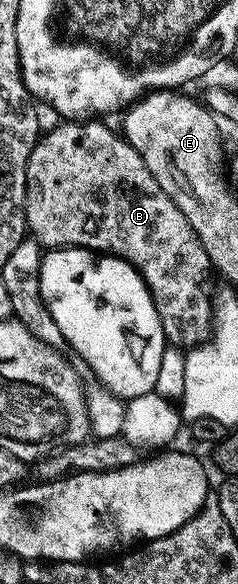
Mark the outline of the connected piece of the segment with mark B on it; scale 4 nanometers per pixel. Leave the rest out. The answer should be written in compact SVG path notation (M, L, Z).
M90 118L85 122L58 123L62 124L56 125L47 136L45 133L38 143L34 145L32 154L28 158L28 166L26 167L26 226L29 235L39 246L46 250L51 248L86 248L90 252L97 252L107 256L119 256L121 260L128 262L142 275L148 290L152 294L152 302L156 306L156 314L160 318L160 326L164 330L167 341L173 347L183 350L197 348L198 345L210 338L214 323L215 301L210 300L210 272L212 273L212 265L204 246L200 242L200 238L196 234L196 230L192 230L192 226L188 222L188 218L184 218L180 206L176 206L176 202L172 202L172 198L168 198L168 194L164 194L164 190L160 190L160 182L156 182L156 178L152 178L152 170L148 170L148 166L144 166L144 158L140 158L137 150L115 129L114 133L108 125L102 124L106 122L98 118Z

